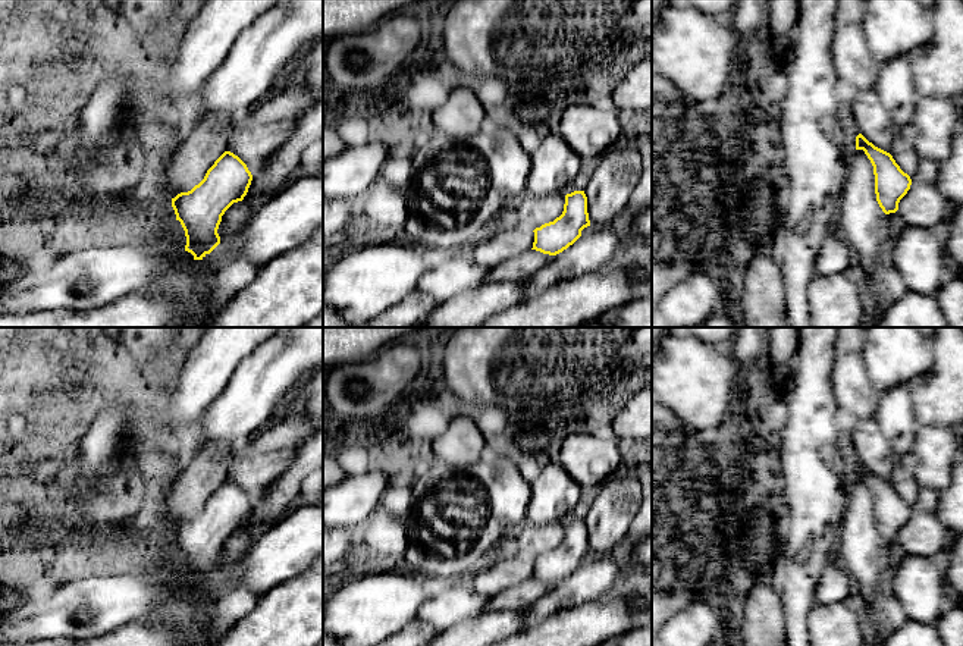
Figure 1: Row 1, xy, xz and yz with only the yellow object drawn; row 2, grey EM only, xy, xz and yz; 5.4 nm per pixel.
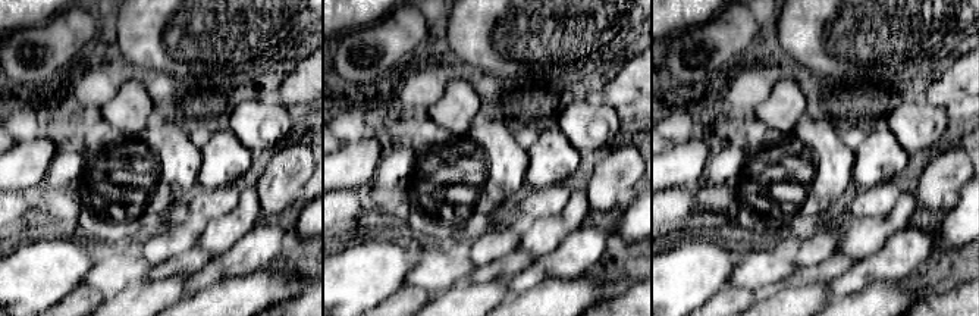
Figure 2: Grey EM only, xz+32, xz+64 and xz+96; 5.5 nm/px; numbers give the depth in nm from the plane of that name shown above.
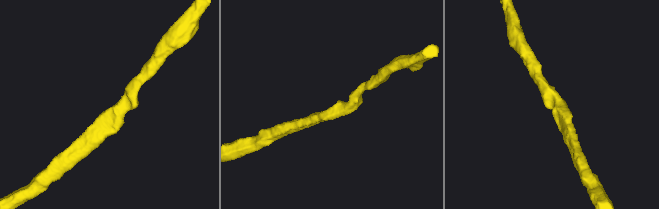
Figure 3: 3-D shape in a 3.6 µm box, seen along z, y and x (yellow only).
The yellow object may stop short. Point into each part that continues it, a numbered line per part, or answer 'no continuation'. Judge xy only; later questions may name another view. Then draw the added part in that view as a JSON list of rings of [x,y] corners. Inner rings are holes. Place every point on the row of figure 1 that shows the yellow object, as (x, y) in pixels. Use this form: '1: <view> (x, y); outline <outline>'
1: xy (185, 163); outline [[[213,110],[203,115],[186,139],[173,139],[159,160],[153,178],[153,195],[166,201],[198,185],[226,151],[235,119],[236,116]]]

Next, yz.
1: yz (874, 122); outline [[[850,92],[844,98],[851,103],[853,117],[859,134],[875,147],[891,153],[895,125],[888,110],[873,97]]]

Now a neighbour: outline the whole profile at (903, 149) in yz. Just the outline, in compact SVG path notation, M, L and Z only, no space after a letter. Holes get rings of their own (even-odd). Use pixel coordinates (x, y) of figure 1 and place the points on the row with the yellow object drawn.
M912 123L895 126L890 154L912 179L897 213L904 225L935 229L947 219L950 204L940 191L938 163L917 156L915 138L916 129Z

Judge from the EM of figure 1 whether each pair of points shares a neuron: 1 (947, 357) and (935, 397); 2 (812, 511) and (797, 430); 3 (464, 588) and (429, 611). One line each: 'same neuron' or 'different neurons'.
1: same neuron
2: same neuron
3: same neuron

